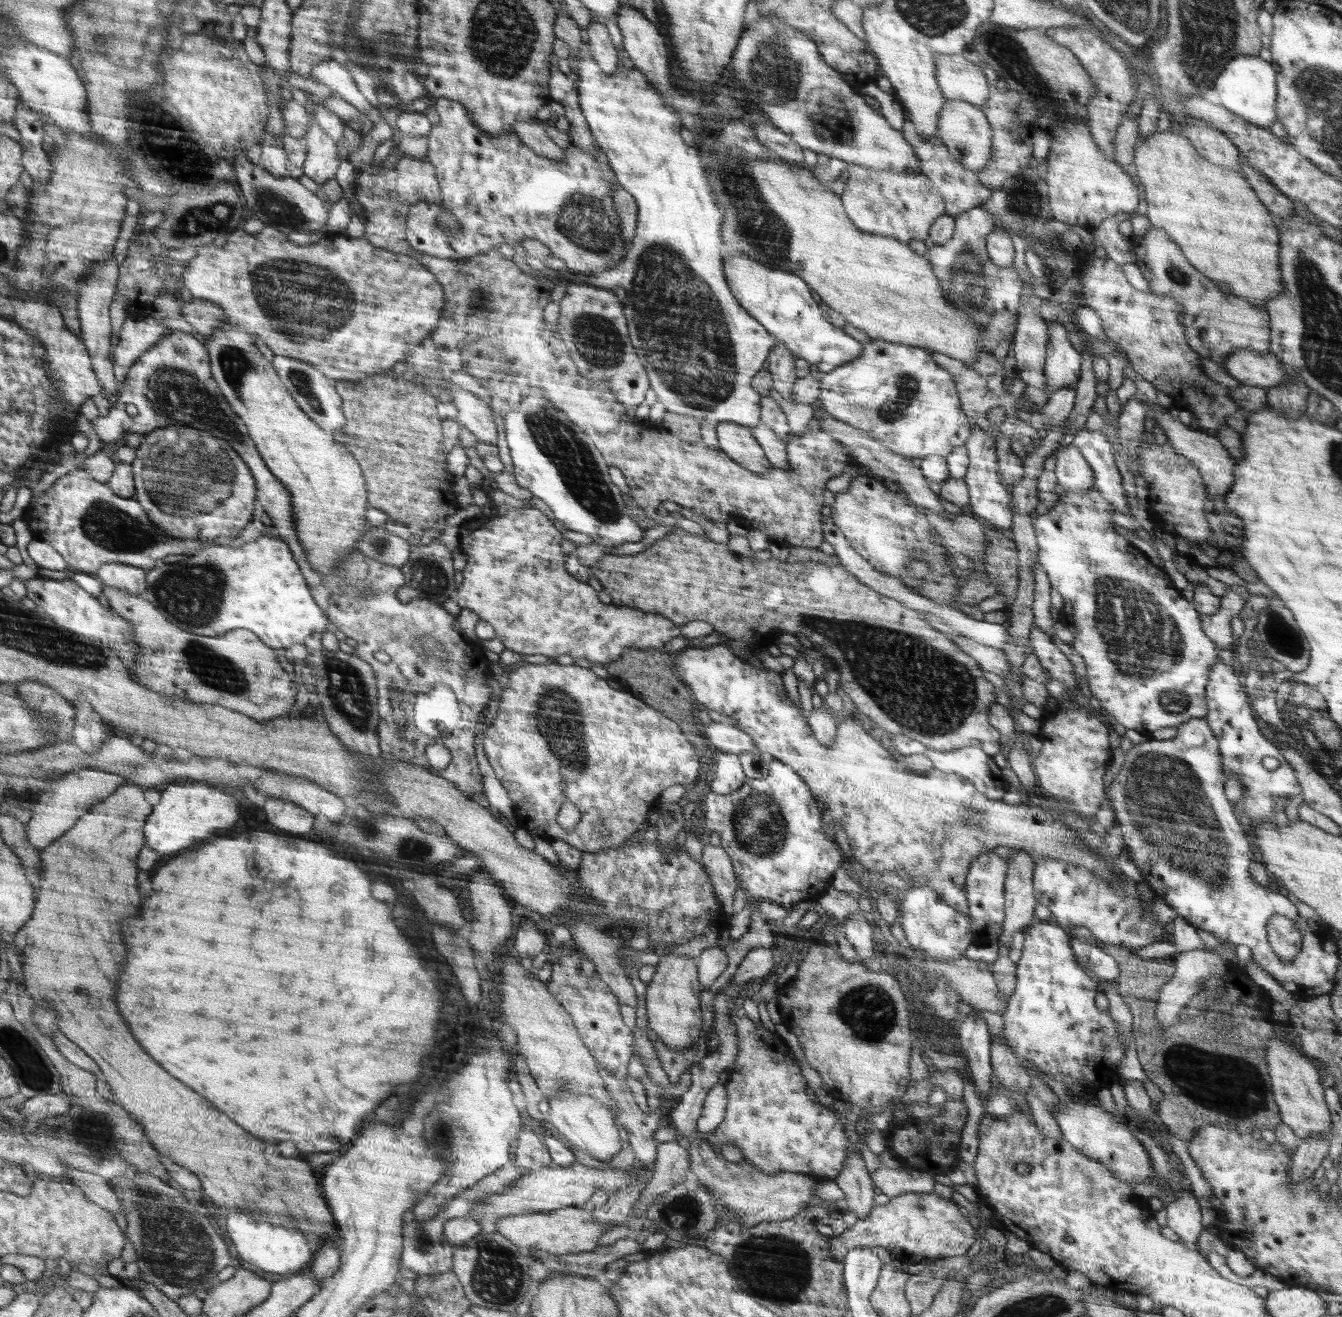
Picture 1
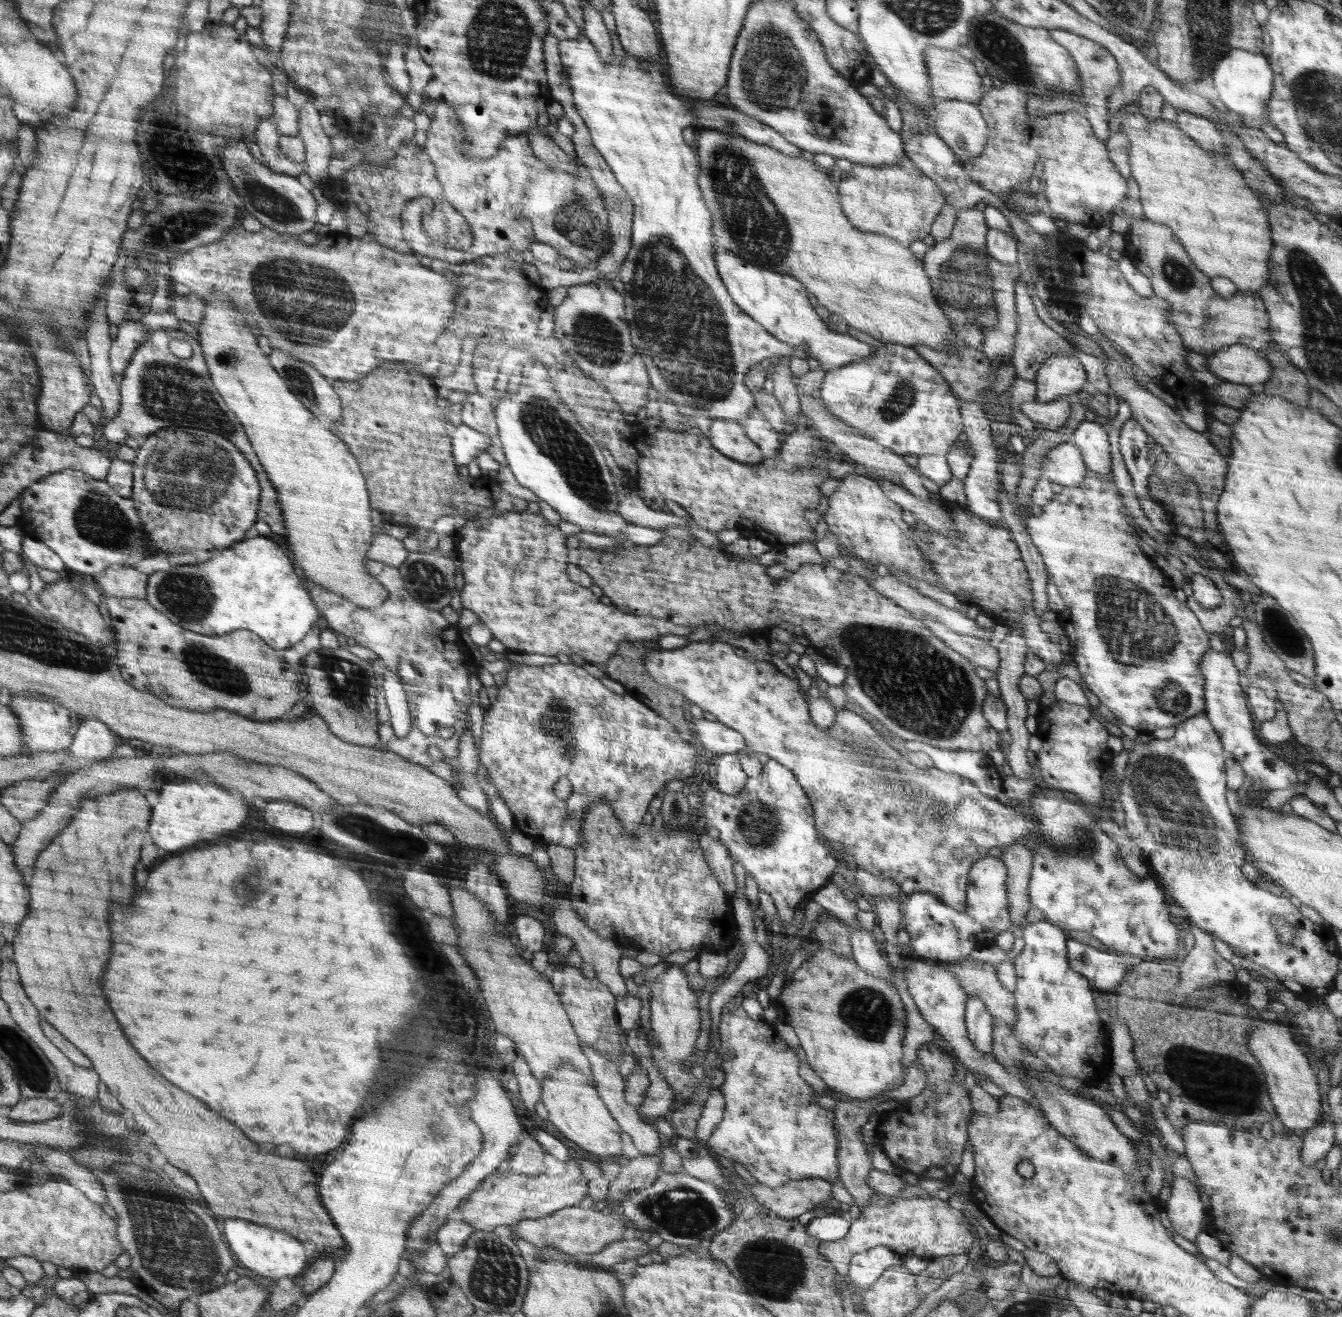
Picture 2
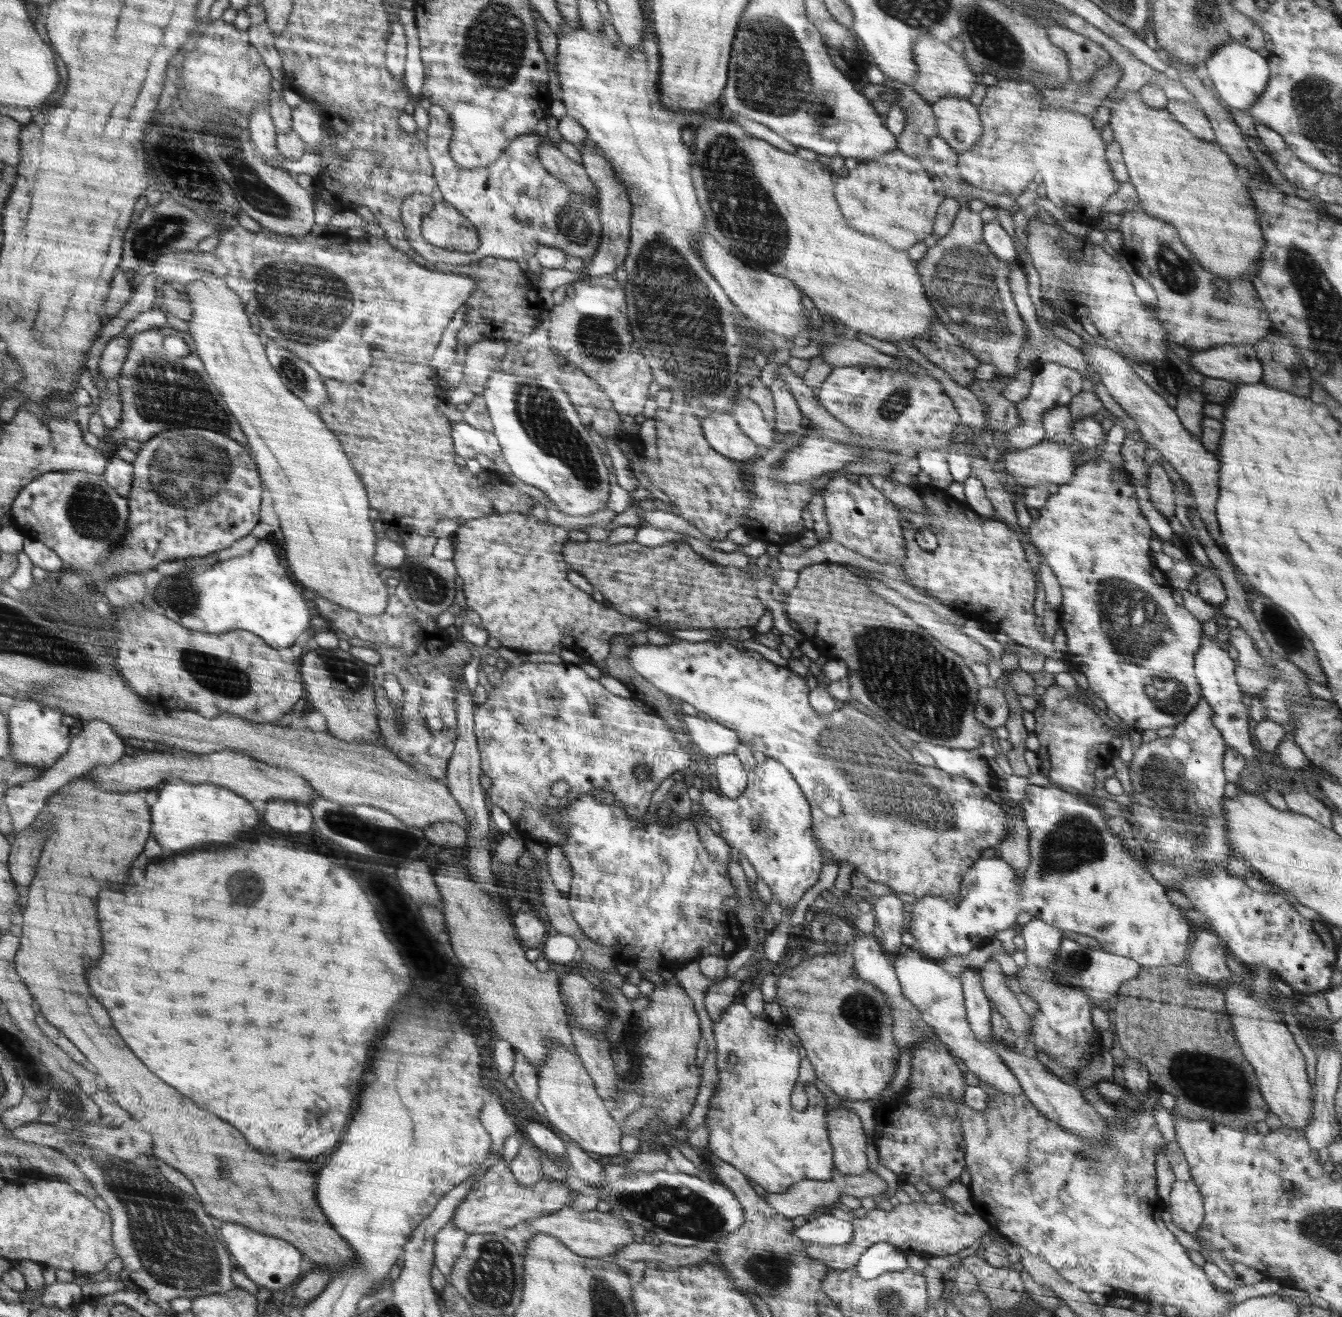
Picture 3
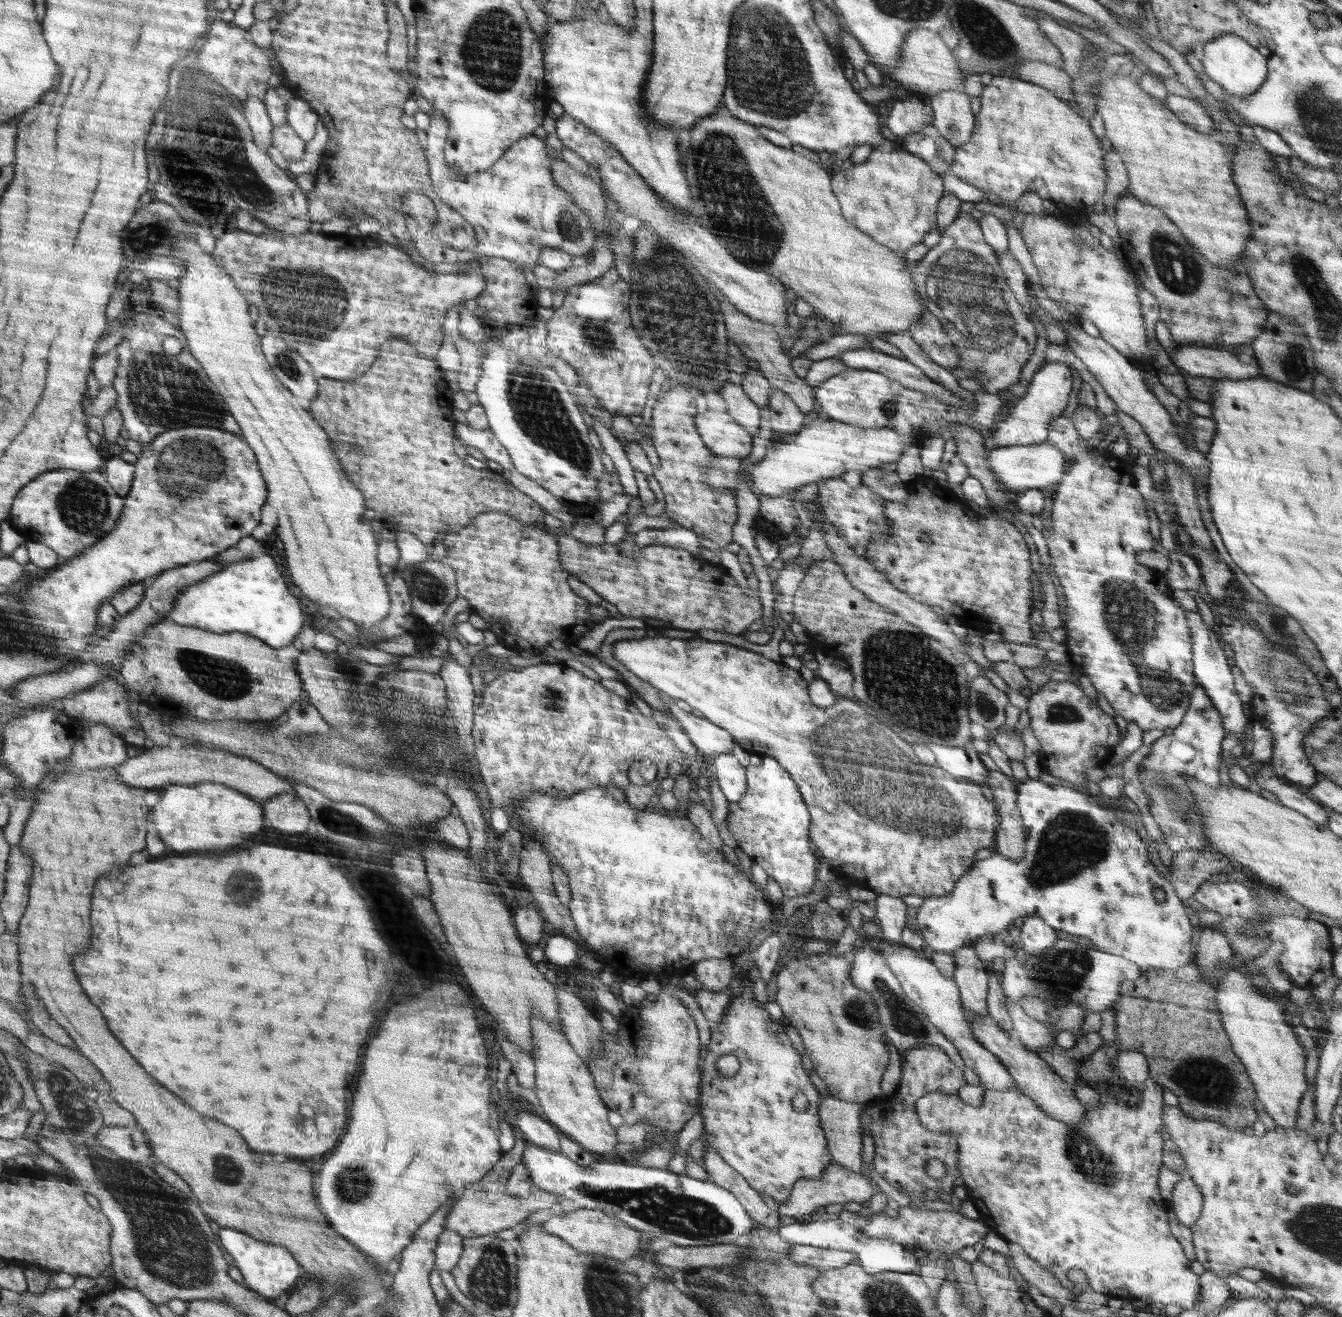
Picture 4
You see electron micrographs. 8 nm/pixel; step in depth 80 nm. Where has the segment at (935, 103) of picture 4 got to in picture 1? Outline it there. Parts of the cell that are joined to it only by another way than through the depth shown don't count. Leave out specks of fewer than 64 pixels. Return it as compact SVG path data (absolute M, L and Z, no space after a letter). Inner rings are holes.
M947 100L941 108L938 122L938 138L946 146L951 157L962 163L973 174L981 171L990 160L992 150L992 127L980 107L965 100Z

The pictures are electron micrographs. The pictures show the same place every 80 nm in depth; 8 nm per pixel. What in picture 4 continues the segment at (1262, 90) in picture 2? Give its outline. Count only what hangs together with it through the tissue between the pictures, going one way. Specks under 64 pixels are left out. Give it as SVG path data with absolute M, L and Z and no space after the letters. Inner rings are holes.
M1224 33L1204 43L1202 52L1204 52L1201 60L1204 72L1229 95L1246 98L1256 92L1266 80L1267 57L1263 56L1258 48L1248 44L1241 36Z

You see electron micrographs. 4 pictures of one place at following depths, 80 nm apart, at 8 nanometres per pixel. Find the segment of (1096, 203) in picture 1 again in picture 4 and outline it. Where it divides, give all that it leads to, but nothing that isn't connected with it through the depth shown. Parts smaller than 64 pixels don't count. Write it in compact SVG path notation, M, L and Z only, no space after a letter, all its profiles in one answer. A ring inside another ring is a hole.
M993 77L990 84L984 87L980 96L981 107L978 114L975 116L975 125L972 136L968 143L962 144L953 148L953 161L951 164L952 172L964 182L972 184L982 190L1000 196L1007 203L1009 201L1016 201L1024 194L1027 194L1028 184L1034 181L1035 178L1042 178L1043 185L1049 190L1050 200L1056 204L1060 209L1064 209L1067 213L1078 212L1082 215L1088 215L1086 212L1087 206L1093 206L1101 199L1103 192L1105 191L1105 166L1104 156L1102 152L1101 142L1096 139L1091 124L1089 123L1090 118L1087 116L1080 116L1073 107L1067 105L1062 99L1059 99L1054 93L1049 90L1043 89L1040 85L1026 82L1025 80L1019 79L1018 77Z

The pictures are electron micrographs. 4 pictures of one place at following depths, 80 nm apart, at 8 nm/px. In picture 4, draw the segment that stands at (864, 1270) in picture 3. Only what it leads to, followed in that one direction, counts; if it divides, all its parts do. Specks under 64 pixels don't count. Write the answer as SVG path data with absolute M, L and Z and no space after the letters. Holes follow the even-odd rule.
M840 1219L800 1220L790 1225L782 1225L777 1230L777 1235L794 1245L812 1245L829 1249L851 1250L856 1253L857 1259L860 1261L866 1274L888 1271L913 1272L920 1270L918 1259L914 1256L911 1249L907 1249L903 1244L890 1239L867 1237L854 1225Z

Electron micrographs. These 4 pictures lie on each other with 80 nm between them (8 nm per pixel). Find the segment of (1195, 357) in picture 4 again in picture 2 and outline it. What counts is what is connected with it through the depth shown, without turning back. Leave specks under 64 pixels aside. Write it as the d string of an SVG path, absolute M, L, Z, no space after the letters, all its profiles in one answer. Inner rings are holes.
M1242 345L1222 348L1214 356L1207 357L1208 371L1229 382L1257 385L1268 382L1272 367L1262 352Z

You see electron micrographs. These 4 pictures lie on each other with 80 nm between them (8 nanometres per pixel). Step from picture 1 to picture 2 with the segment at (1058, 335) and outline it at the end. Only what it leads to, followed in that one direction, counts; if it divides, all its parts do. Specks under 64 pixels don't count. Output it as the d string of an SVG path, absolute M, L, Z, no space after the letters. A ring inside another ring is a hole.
M1054 353L1048 358L1036 376L1036 399L1044 404L1061 398L1076 396L1087 382L1087 374L1075 354Z

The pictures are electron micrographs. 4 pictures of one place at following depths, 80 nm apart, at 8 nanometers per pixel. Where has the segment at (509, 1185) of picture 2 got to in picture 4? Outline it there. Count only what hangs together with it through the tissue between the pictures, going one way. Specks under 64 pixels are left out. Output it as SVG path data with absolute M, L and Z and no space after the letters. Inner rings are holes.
M514 1126L512 1127L515 1136L515 1145L512 1150L506 1152L501 1160L493 1167L493 1170L487 1172L481 1182L469 1185L463 1193L455 1200L455 1203L449 1208L448 1218L445 1220L444 1229L453 1230L460 1233L463 1238L474 1238L492 1233L498 1233L500 1230L512 1228L540 1208L550 1208L553 1204L559 1203L564 1199L561 1194L554 1194L547 1190L542 1190L541 1196L513 1196L508 1193L509 1176L514 1167L521 1163L523 1156L525 1136Z

